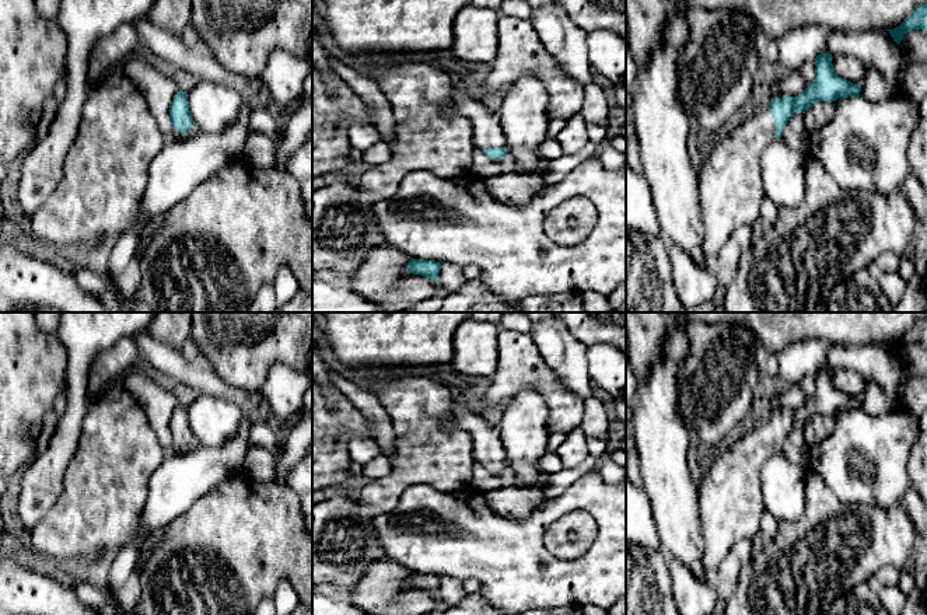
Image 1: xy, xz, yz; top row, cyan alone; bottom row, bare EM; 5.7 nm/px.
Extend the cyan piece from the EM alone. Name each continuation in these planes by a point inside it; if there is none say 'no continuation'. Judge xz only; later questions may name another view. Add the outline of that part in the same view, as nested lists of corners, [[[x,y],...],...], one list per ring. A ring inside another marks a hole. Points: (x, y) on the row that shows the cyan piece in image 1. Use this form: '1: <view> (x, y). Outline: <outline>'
1: xz (488, 132). Outline: [[[455,90],[449,111],[471,122],[476,148],[483,151],[490,147],[506,147],[499,112],[487,109],[480,95]]]

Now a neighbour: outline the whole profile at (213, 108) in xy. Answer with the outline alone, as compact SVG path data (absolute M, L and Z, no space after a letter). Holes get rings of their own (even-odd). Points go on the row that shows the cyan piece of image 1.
M203 80L188 92L188 101L193 125L203 134L217 134L234 123L242 102L235 90Z

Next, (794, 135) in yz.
M804 113L791 115L783 129L780 137L791 150L798 151L804 157L809 157L811 137L805 129Z

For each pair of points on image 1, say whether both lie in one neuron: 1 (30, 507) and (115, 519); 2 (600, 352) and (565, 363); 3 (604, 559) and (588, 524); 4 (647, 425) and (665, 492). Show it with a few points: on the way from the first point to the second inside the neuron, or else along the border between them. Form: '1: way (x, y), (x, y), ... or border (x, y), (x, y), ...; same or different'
1: border (63, 481), (63, 489), (53, 506), (30, 530); different
2: border (586, 346), (587, 374), (591, 380); different
3: border (587, 512), (595, 523), (595, 537), (570, 561); different
4: way (661, 441), (665, 475); same

